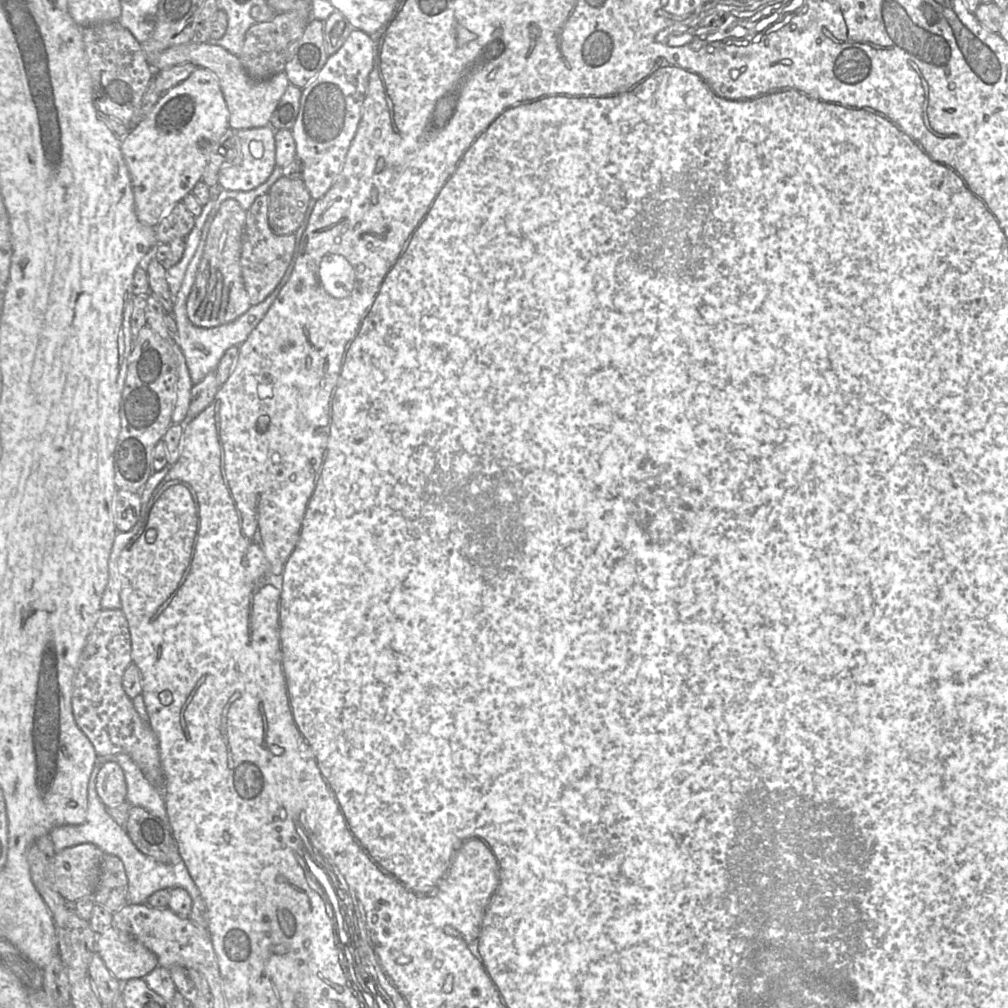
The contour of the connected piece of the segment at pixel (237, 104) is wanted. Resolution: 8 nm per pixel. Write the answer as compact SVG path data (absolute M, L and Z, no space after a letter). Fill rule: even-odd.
M190 42L173 46L160 53L155 61L150 61L155 71L166 70L184 63L192 63L197 68L207 69L217 77L230 112L229 126L233 130L270 125L271 116L290 84L285 71L262 82L253 80L246 73L237 56L210 42L201 44Z

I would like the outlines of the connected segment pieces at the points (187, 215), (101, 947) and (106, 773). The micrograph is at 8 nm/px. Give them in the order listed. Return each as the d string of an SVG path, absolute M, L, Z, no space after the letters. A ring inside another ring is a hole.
M182 201L176 203L155 226L158 242L169 244L176 238L186 238L194 227L195 218Z
M114 925L97 935L96 953L121 983L142 978L158 966L157 956L141 942Z
M106 761L96 777L96 791L106 808L117 807L126 800L127 784L124 771L115 761Z

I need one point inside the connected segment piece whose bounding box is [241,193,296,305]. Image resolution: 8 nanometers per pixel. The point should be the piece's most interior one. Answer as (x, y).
(265, 256)

